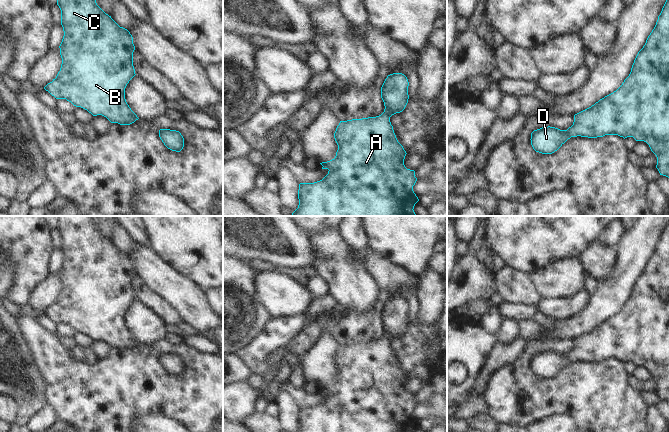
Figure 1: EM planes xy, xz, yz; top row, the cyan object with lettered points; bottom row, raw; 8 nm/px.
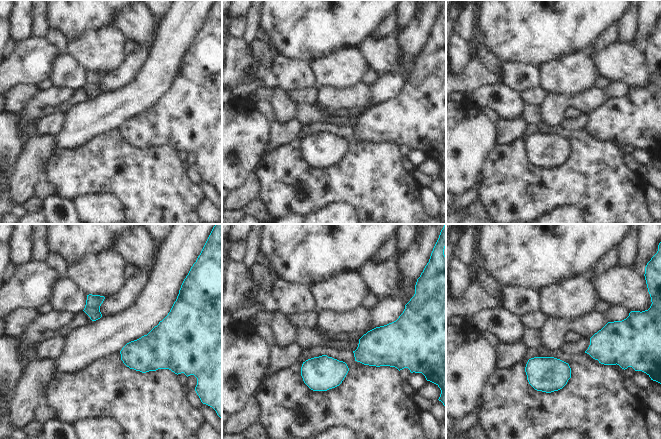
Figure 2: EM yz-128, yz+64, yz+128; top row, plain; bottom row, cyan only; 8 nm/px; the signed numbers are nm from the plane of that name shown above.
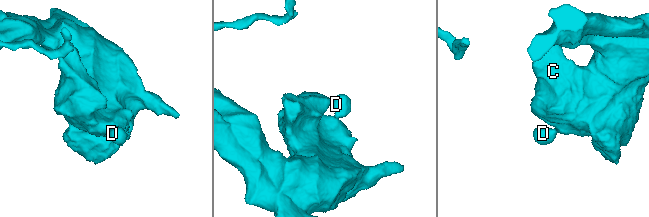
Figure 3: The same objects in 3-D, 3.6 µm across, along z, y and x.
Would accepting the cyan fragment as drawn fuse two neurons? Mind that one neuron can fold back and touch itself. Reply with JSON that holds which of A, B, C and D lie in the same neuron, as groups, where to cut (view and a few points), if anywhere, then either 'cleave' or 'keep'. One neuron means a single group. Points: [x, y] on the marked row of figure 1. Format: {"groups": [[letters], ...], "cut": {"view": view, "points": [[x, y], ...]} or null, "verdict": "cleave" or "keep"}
{"groups": [["A", "B", "C", "D"]], "cut": null, "verdict": "keep"}

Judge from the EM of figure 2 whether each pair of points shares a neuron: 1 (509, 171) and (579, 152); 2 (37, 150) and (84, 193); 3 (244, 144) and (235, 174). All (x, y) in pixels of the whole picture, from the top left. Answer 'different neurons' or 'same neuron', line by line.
1: same neuron
2: different neurons
3: same neuron

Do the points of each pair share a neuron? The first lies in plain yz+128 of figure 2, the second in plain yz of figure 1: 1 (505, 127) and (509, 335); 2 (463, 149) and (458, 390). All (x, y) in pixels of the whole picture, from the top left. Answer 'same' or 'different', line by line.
1: different
2: same

